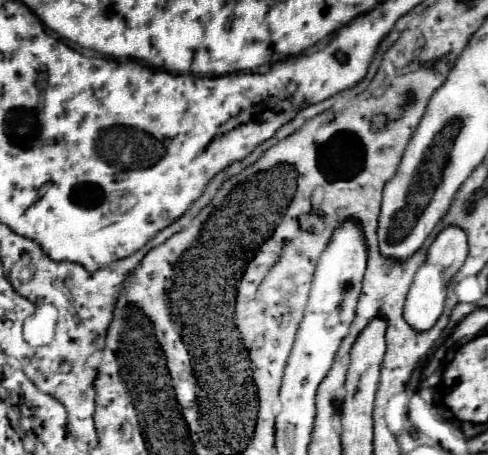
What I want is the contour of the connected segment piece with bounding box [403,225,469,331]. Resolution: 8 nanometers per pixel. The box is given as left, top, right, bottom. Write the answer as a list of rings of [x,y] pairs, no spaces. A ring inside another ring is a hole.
[[[451,225],[451,227],[445,227],[435,237],[435,241],[431,243],[431,247],[427,251],[425,263],[417,269],[417,273],[413,277],[413,285],[411,285],[409,295],[407,295],[407,301],[405,301],[403,317],[405,317],[405,321],[409,321],[409,325],[413,325],[413,329],[425,331],[425,329],[431,329],[435,325],[435,321],[443,313],[447,285],[449,285],[451,277],[463,265],[463,261],[465,261],[467,255],[469,255],[469,243],[467,243],[465,229],[461,229],[457,225]]]

